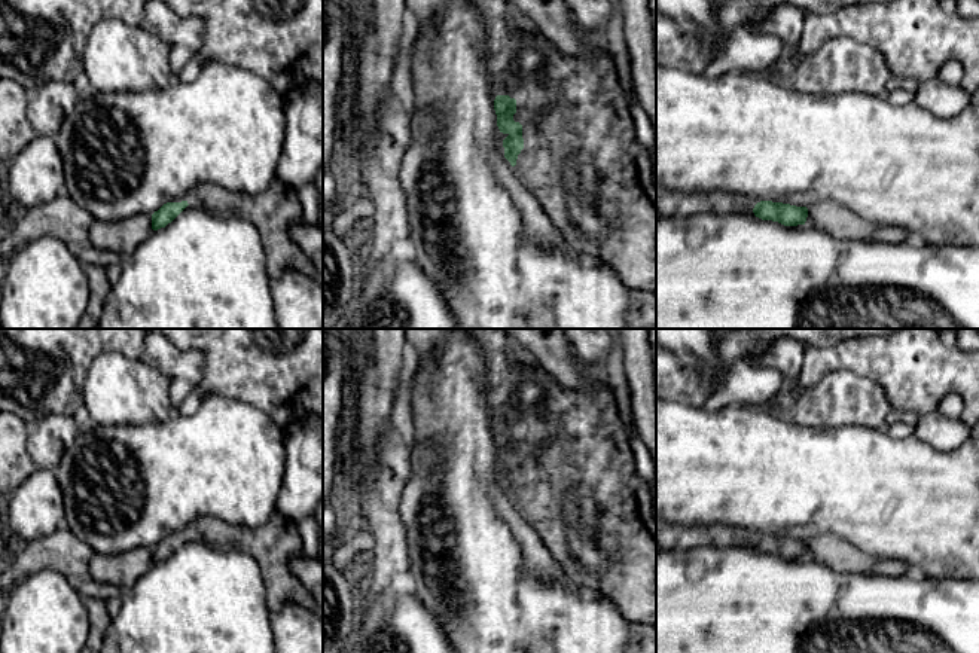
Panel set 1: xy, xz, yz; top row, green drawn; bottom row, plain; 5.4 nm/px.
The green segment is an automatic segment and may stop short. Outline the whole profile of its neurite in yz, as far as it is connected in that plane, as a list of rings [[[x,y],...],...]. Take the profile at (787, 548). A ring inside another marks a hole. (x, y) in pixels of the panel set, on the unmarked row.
[[[760,534],[754,538],[753,546],[762,553],[778,555],[784,559],[805,558],[808,550],[806,540],[796,540],[783,535]]]

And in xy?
[[[275,512],[263,525],[250,528],[228,524],[216,516],[204,515],[195,519],[182,535],[167,535],[152,547],[152,562],[171,556],[187,538],[202,541],[223,550],[238,550],[250,555],[260,567],[266,588],[266,605],[271,613],[287,602],[317,610],[309,591],[293,574],[290,562],[304,553],[298,525]]]

